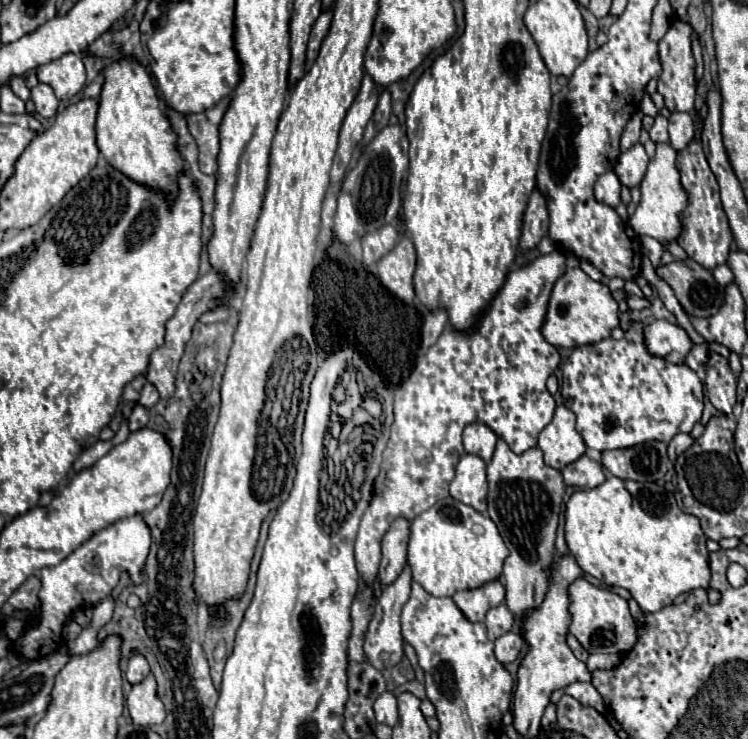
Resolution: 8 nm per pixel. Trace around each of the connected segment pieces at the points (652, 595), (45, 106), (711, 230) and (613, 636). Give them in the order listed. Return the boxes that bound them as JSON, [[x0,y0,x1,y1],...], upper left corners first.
[[564,475,708,613],[32,83,58,119],[676,139,732,271],[568,579,636,655]]

